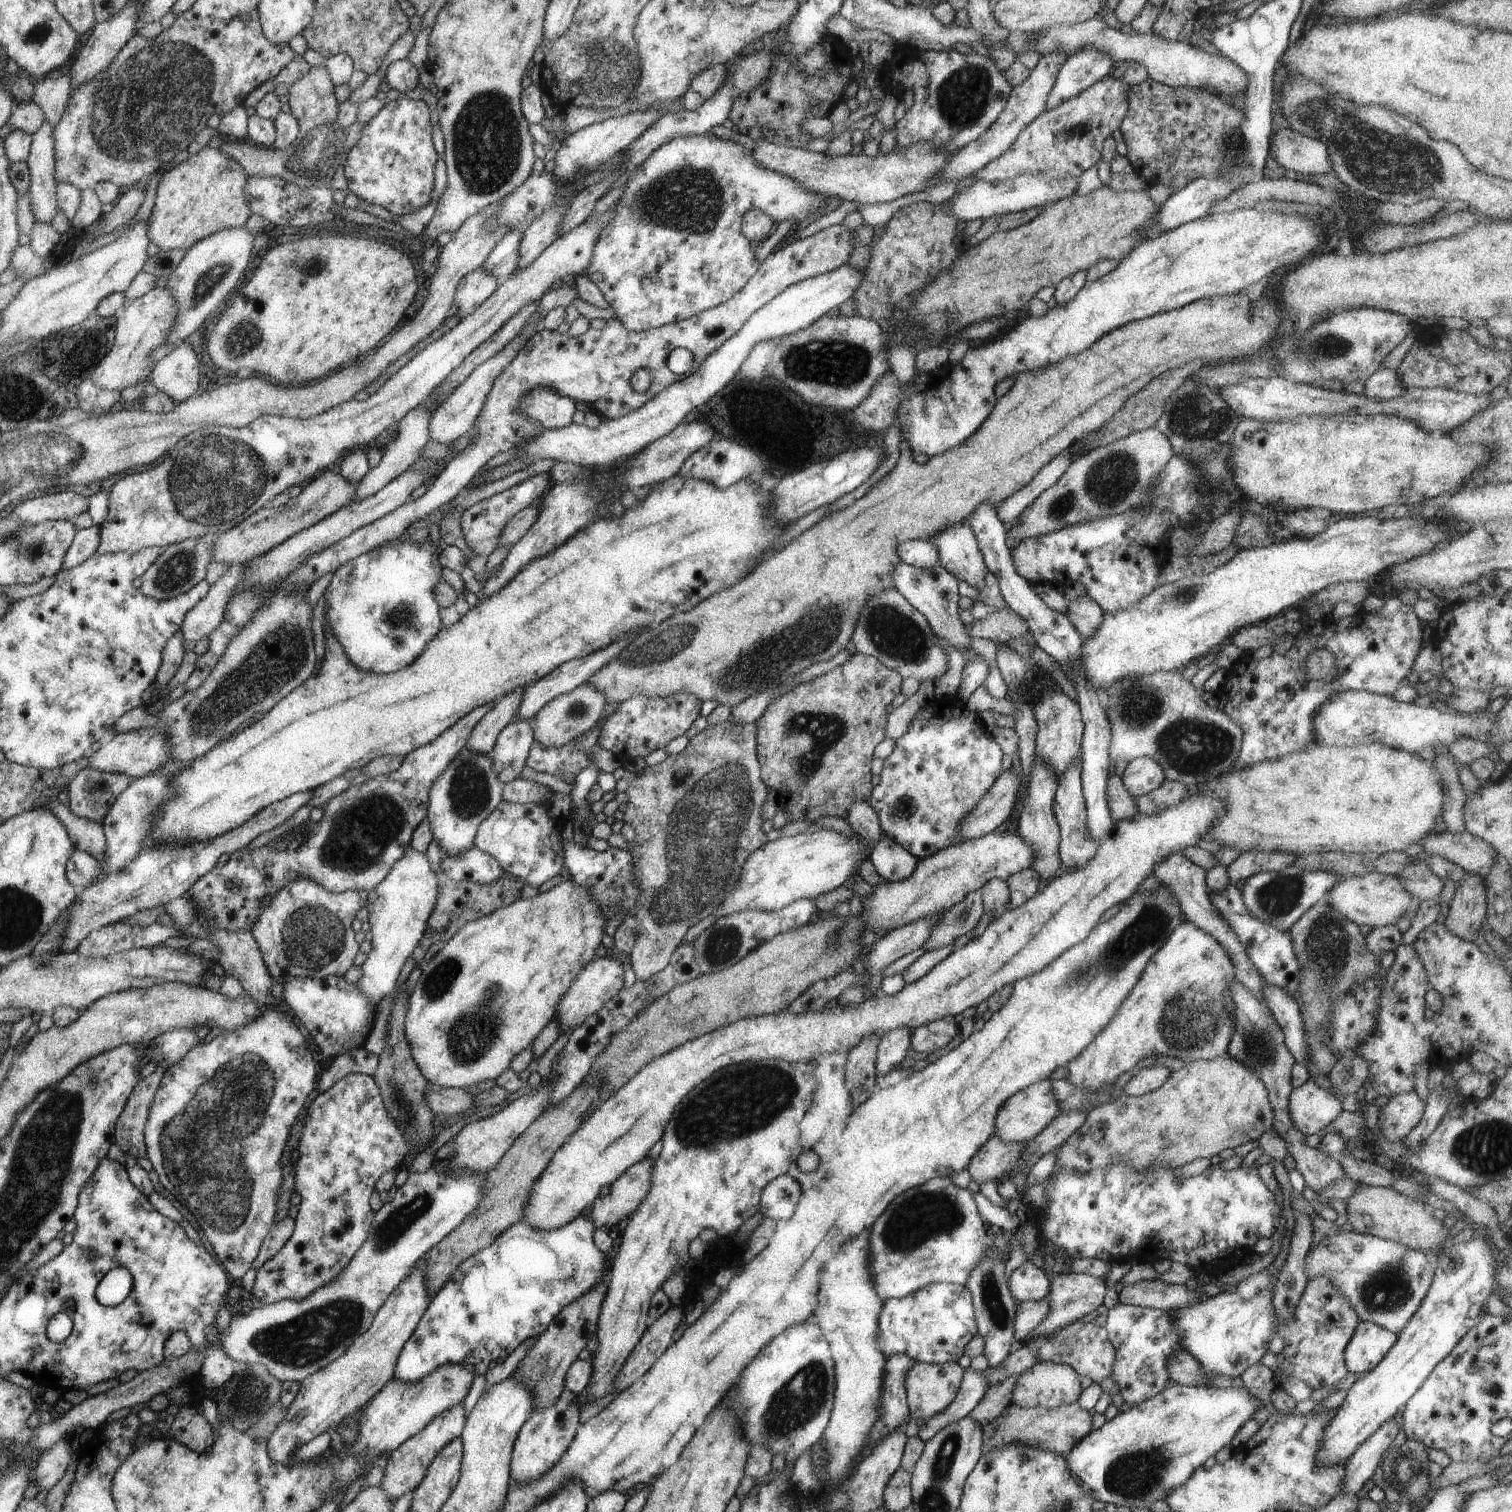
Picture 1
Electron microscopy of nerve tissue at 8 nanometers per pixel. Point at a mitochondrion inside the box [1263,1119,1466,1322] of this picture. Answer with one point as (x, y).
(1389, 1287)

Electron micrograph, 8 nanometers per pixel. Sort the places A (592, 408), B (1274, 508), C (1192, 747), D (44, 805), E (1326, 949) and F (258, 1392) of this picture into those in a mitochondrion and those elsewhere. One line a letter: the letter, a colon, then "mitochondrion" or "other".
A: other
B: other
C: mitochondrion
D: other
E: mitochondrion
F: mitochondrion

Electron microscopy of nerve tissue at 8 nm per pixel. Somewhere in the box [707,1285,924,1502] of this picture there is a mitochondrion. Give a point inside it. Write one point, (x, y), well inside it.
(799, 1401)

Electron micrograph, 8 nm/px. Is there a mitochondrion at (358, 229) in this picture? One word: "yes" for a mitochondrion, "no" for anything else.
no

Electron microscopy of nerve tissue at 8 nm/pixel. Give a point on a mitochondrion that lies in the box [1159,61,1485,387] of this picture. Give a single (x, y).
(1356, 142)

